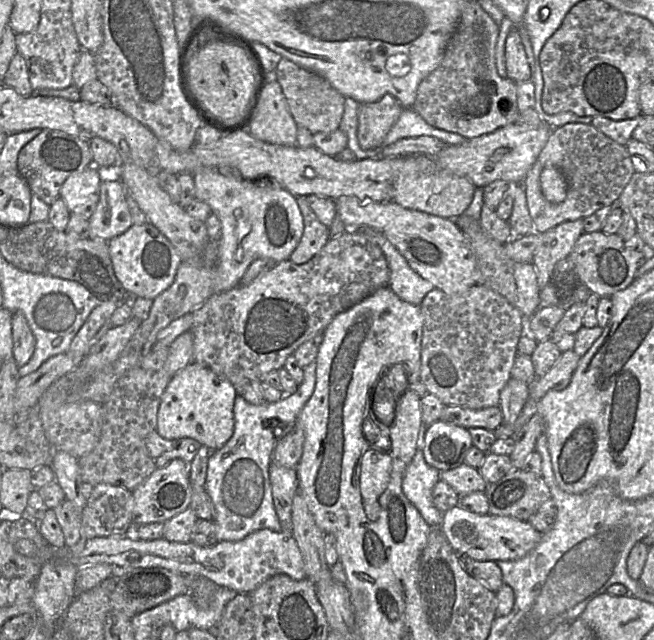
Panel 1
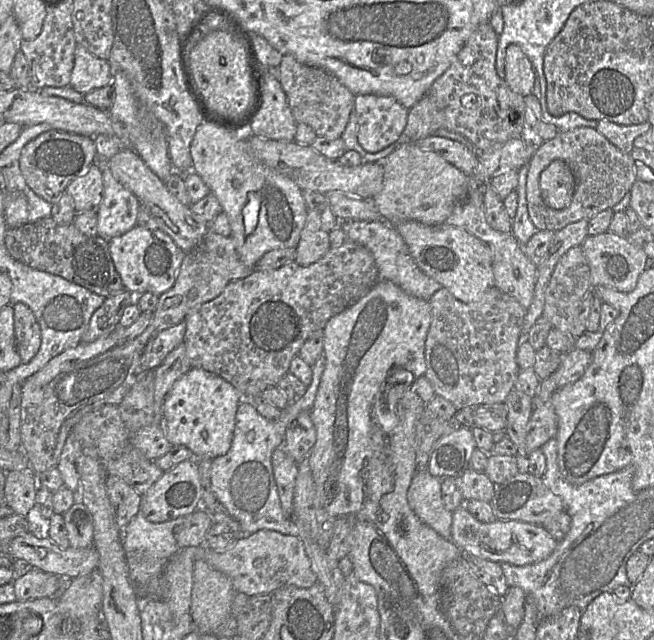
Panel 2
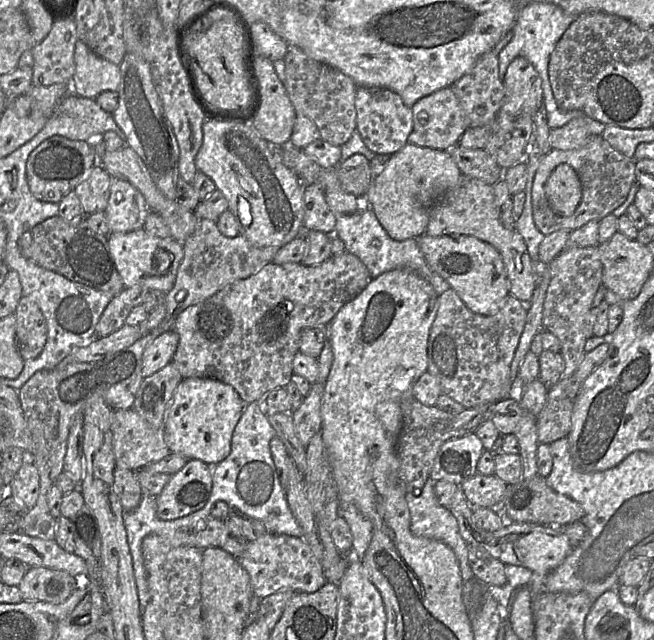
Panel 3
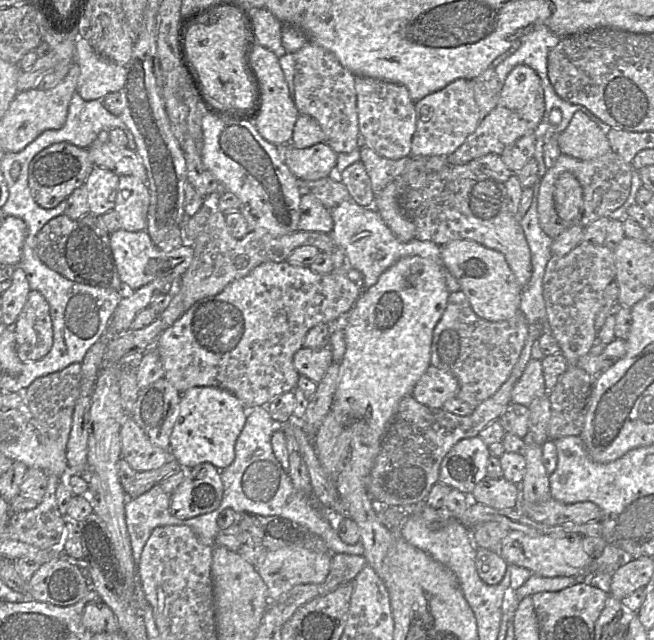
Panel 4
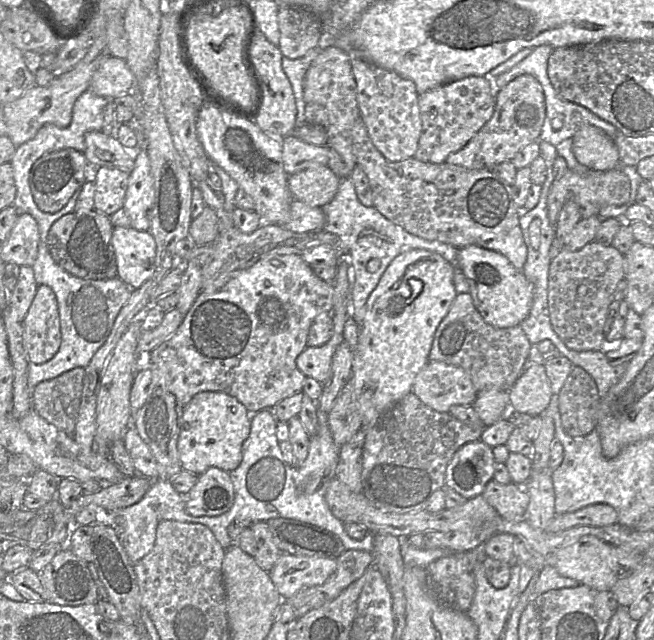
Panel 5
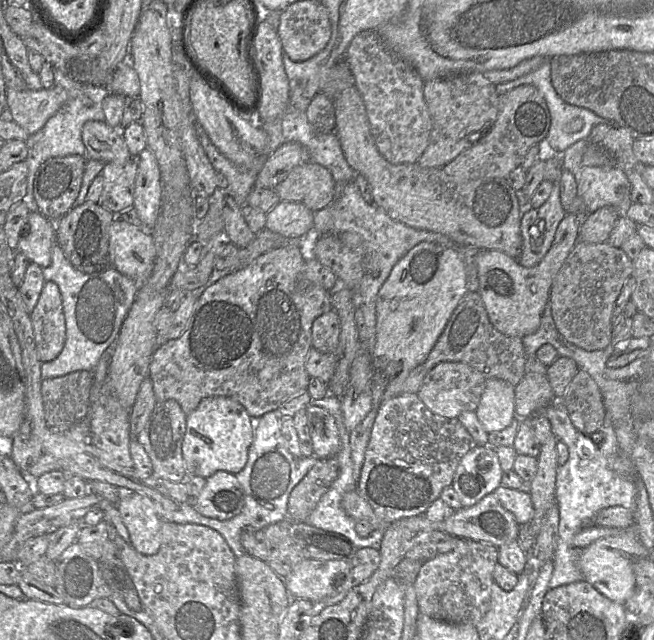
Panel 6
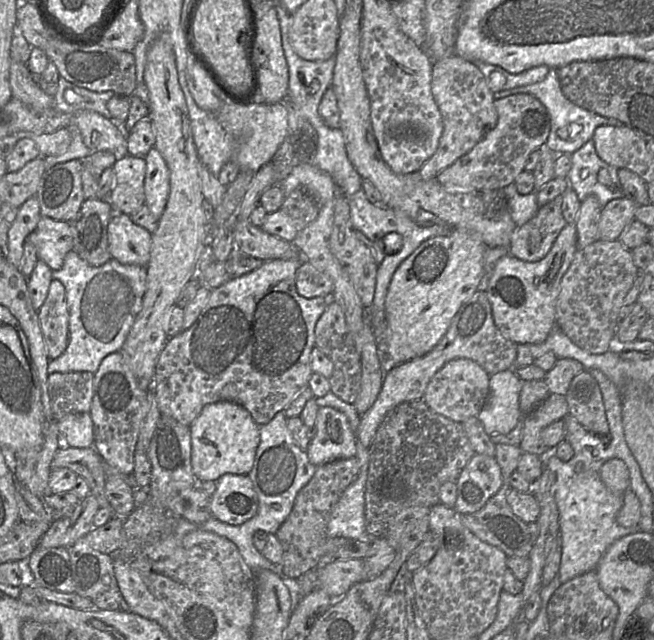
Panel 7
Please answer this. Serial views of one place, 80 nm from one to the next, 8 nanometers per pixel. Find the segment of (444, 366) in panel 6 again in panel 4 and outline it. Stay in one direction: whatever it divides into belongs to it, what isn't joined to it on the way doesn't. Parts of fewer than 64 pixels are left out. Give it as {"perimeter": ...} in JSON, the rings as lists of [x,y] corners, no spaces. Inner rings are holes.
{"perimeter":[[[430,365],[415,385],[412,396],[419,403],[440,409],[443,404],[457,397],[459,383],[449,372]]]}

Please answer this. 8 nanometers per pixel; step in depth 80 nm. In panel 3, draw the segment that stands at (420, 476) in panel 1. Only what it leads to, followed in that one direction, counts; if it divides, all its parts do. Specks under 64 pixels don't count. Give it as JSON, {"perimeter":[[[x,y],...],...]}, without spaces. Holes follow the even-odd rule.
{"perimeter":[[[429,479],[419,495],[407,493],[410,530],[416,536],[438,540],[449,546],[457,558],[463,581],[475,578],[469,564],[469,545],[462,538],[457,520],[440,505],[434,491],[436,481]]]}

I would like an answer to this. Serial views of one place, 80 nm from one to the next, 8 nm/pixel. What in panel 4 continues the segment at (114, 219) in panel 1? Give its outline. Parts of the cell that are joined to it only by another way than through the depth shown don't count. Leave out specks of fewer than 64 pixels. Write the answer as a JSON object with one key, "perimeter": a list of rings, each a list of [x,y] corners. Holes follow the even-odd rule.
{"perimeter":[[[135,176],[119,178],[113,211],[118,215],[120,229],[132,232],[146,230],[149,205],[147,183]]]}

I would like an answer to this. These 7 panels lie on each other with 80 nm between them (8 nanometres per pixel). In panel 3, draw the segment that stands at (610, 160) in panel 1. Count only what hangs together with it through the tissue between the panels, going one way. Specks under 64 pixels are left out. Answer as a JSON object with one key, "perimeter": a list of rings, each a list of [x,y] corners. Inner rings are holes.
{"perimeter":[[[592,135],[585,146],[577,149],[566,151],[552,149],[541,158],[532,183],[531,196],[534,223],[538,230],[547,236],[560,230],[576,230],[589,221],[600,221],[626,200],[635,181],[635,160],[627,158],[611,147],[601,135]],[[562,163],[566,163],[573,168],[582,187],[581,202],[570,217],[558,216],[551,209],[544,191],[544,185],[548,177]]]}

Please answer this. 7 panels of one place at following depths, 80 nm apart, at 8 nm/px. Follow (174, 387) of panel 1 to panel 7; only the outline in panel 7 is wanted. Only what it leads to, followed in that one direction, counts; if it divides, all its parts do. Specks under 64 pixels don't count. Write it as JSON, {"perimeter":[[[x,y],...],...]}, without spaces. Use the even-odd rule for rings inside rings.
{"perimeter":[[[219,401],[206,404],[190,424],[191,466],[197,480],[217,481],[224,474],[247,475],[260,442],[260,426],[240,404]]]}

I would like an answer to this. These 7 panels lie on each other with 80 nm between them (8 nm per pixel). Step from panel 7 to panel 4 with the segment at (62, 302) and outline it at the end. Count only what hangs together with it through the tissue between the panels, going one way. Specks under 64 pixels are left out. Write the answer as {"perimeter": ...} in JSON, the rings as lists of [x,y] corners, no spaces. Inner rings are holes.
{"perimeter":[[[30,291],[13,327],[16,353],[21,361],[39,360],[51,350],[53,327],[50,308],[40,292]]]}

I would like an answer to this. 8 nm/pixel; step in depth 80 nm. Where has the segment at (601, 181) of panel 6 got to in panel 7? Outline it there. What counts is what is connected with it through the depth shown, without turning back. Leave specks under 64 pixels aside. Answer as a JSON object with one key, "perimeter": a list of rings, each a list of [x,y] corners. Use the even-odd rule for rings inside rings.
{"perimeter":[[[591,138],[571,154],[571,169],[566,178],[568,185],[574,189],[581,203],[588,196],[593,195],[603,207],[610,200],[626,196],[621,188],[617,170],[618,168],[608,164],[598,156]],[[602,169],[608,171],[614,189],[599,181],[598,173]]]}

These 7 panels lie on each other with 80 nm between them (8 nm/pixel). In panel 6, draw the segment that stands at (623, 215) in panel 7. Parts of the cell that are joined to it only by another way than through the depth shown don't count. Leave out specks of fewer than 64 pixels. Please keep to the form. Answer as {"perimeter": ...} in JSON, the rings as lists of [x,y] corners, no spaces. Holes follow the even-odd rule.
{"perimeter":[[[604,206],[582,218],[578,231],[578,243],[608,242],[611,231],[619,218],[611,206]]]}

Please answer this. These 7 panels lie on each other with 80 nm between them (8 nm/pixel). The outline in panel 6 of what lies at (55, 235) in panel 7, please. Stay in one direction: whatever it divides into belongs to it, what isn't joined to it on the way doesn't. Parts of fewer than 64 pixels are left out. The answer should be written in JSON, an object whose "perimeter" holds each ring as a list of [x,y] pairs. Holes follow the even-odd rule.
{"perimeter":[[[39,212],[30,213],[28,225],[21,236],[17,251],[23,253],[30,263],[46,268],[51,264],[51,251],[55,244],[55,226]]]}

